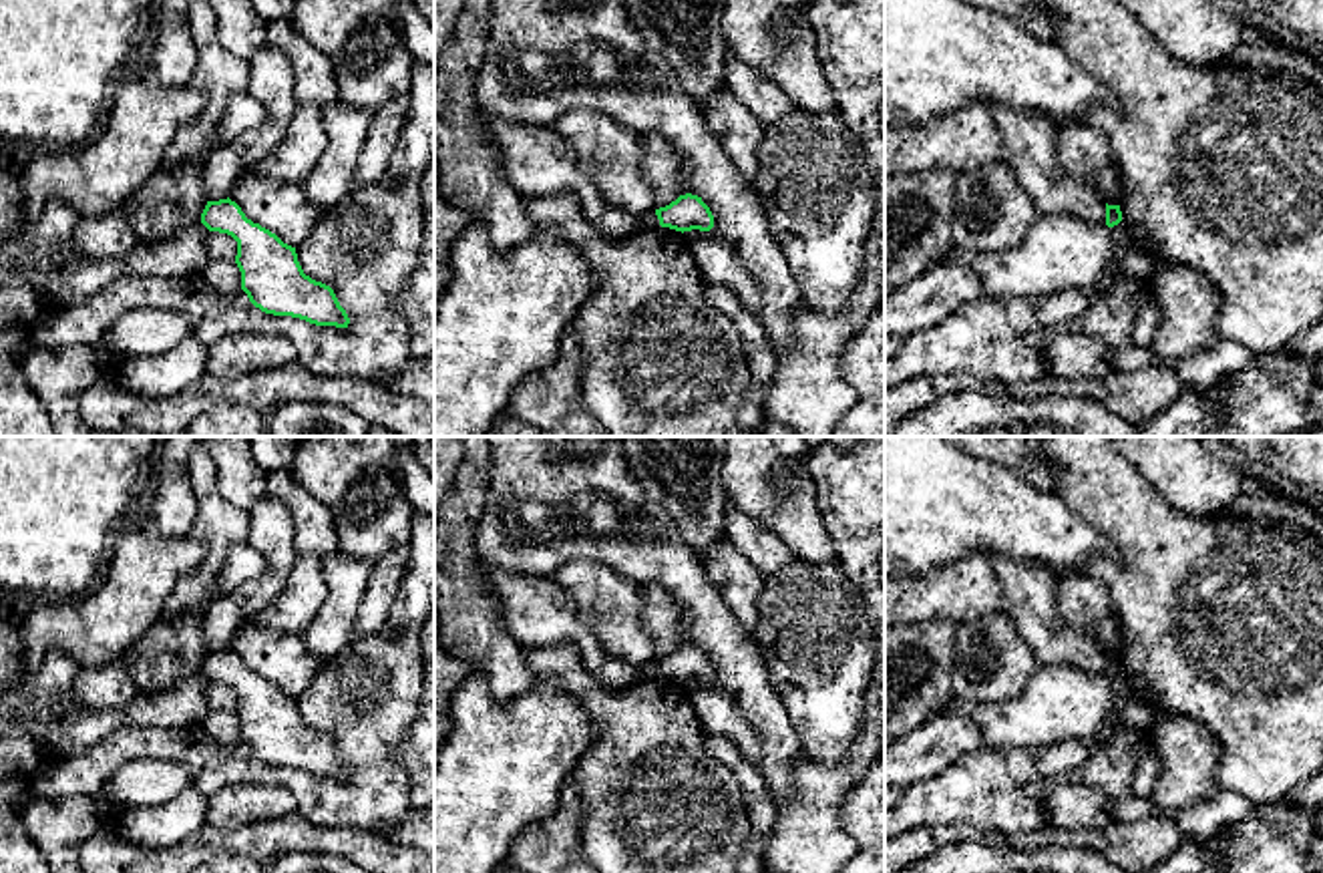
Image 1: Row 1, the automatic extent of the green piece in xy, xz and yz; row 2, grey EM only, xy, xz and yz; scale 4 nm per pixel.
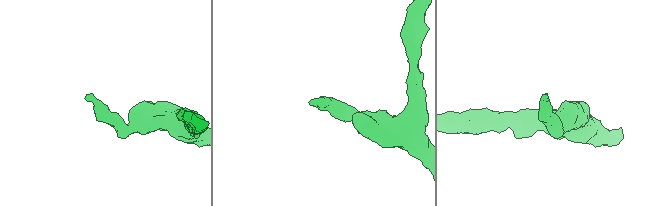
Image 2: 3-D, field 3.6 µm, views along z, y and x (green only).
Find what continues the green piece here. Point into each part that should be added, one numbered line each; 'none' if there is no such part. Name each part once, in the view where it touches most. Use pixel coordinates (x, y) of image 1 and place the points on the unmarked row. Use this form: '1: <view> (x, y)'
none

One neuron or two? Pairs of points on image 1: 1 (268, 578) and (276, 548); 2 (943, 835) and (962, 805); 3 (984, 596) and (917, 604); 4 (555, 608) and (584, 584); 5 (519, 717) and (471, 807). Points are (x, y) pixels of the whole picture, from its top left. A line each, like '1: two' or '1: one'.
1: one
2: two
3: one
4: two
5: one

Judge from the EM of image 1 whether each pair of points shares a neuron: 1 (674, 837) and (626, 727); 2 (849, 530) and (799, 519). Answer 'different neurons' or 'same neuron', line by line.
1: same neuron
2: different neurons

